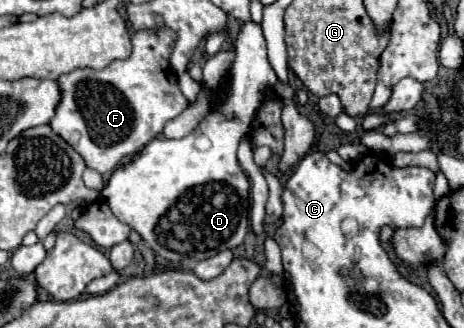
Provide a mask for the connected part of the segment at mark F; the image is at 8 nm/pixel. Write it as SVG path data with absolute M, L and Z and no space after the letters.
M167 28L135 32L131 36L133 54L127 60L115 60L103 70L73 70L59 78L63 98L49 126L83 156L89 168L111 174L125 158L141 152L145 144L161 134L169 120L189 106L165 56L165 52L171 52L173 40L175 34Z

